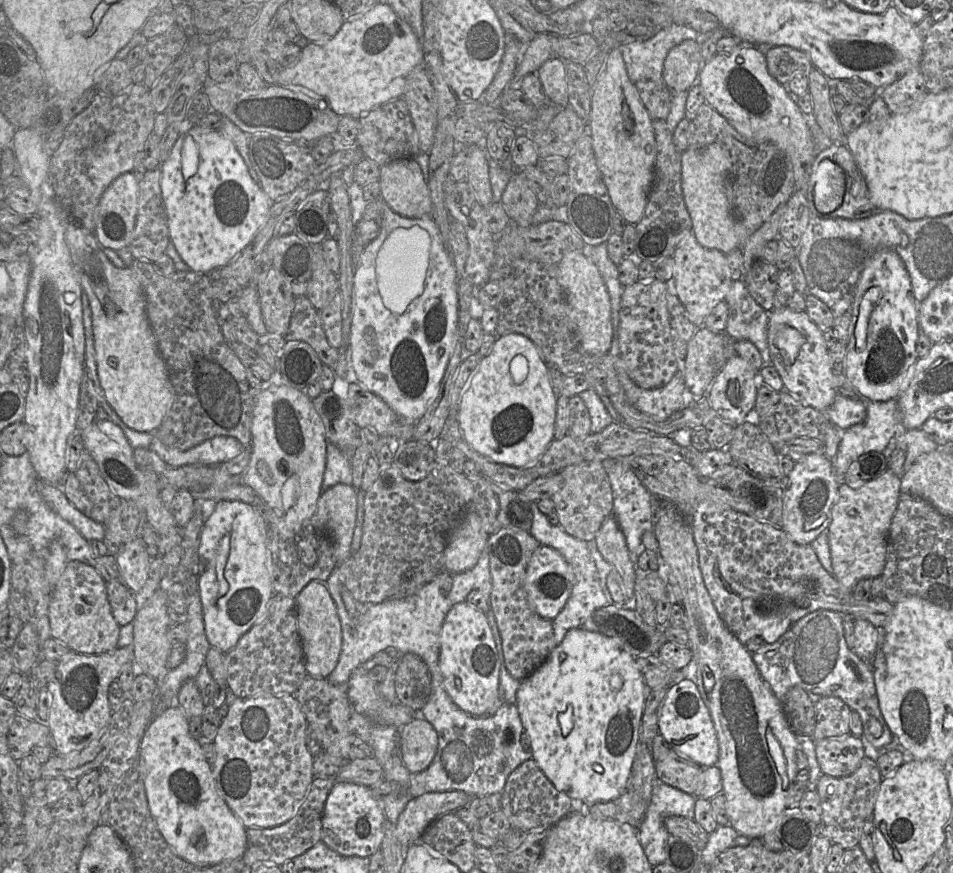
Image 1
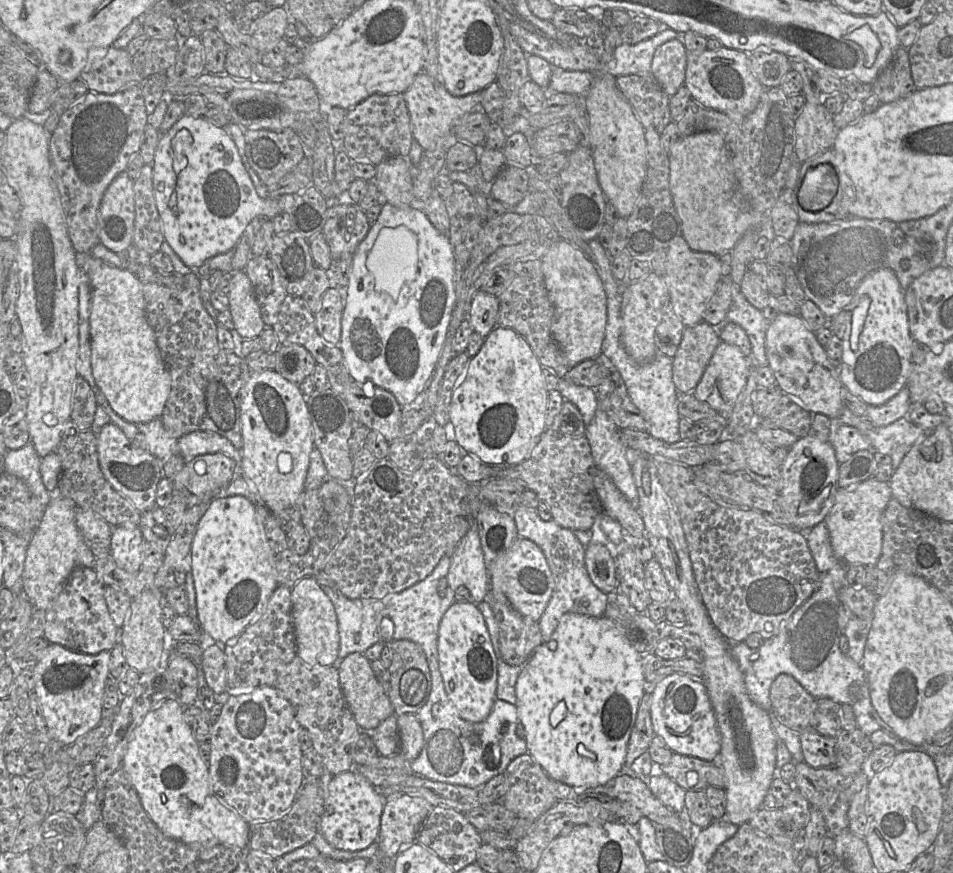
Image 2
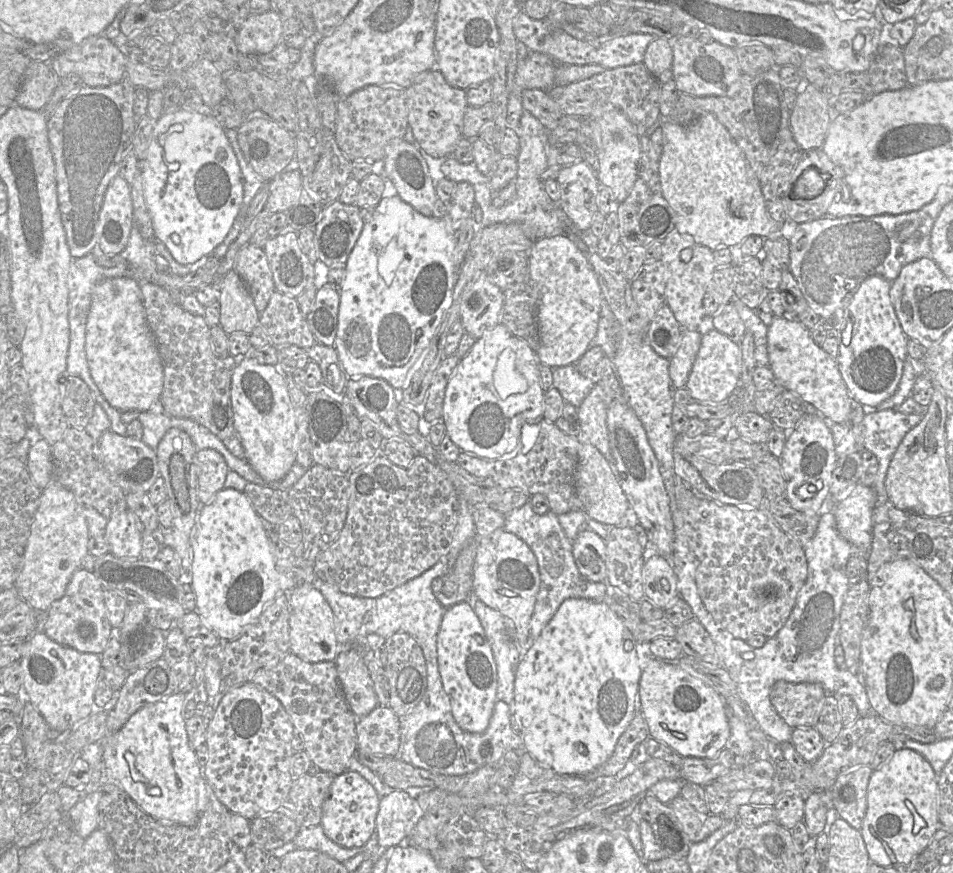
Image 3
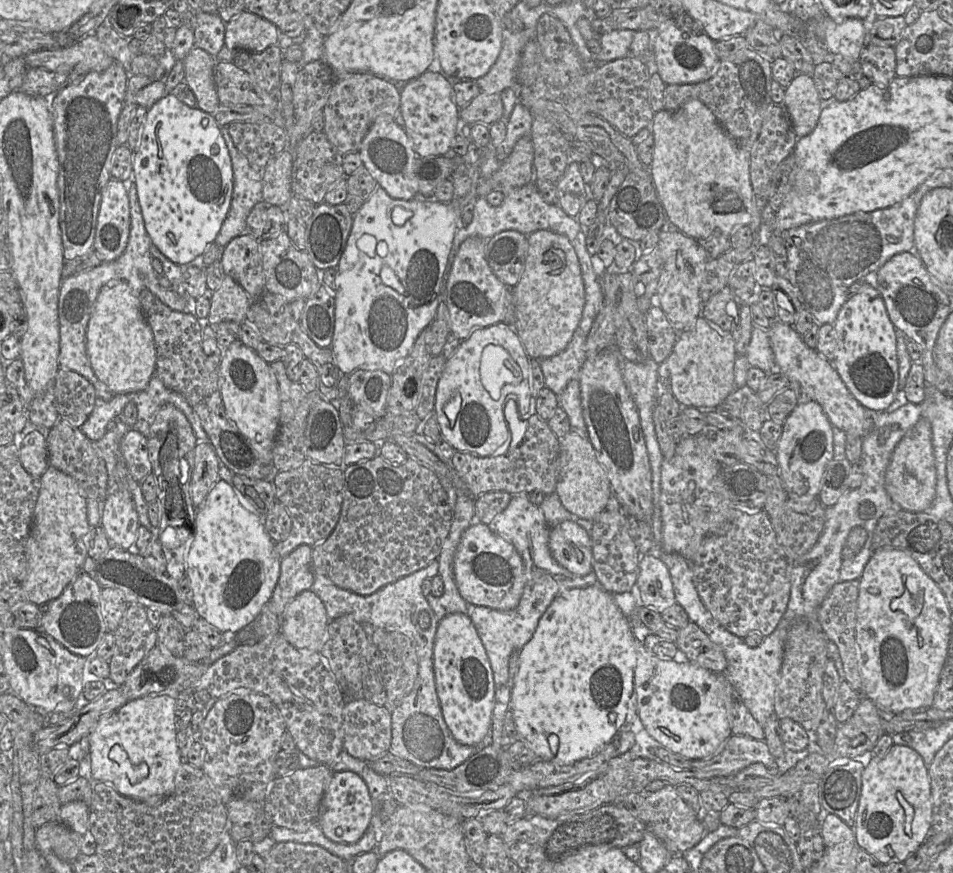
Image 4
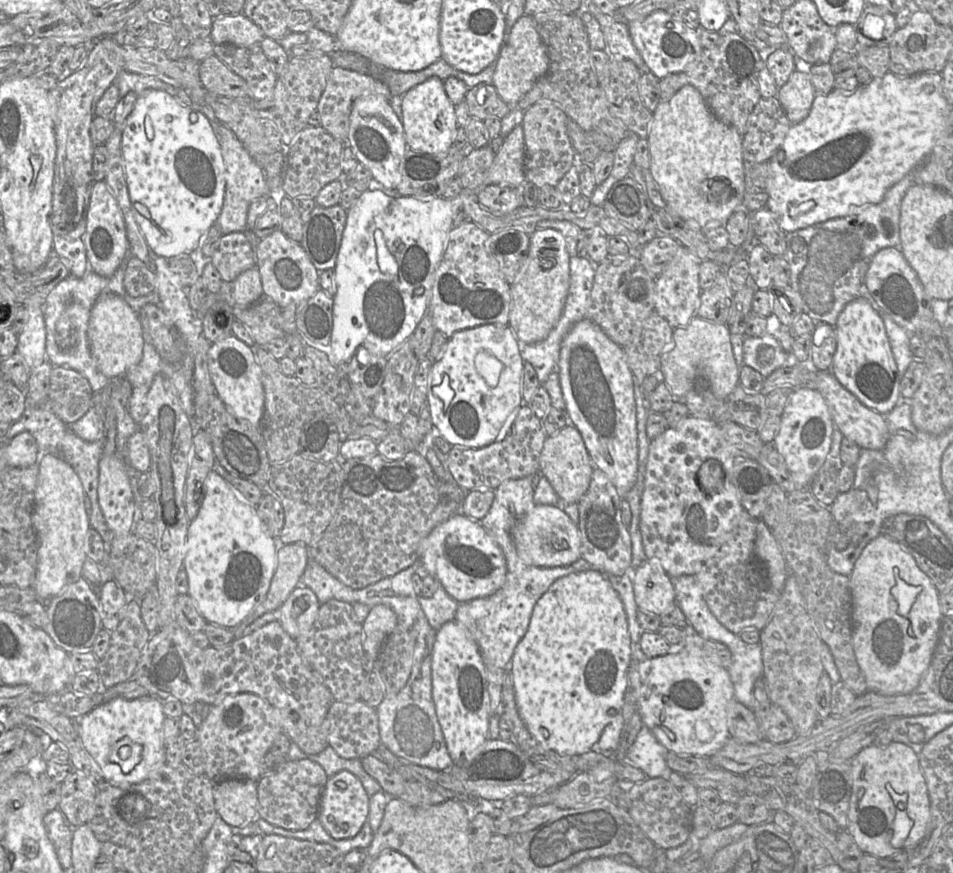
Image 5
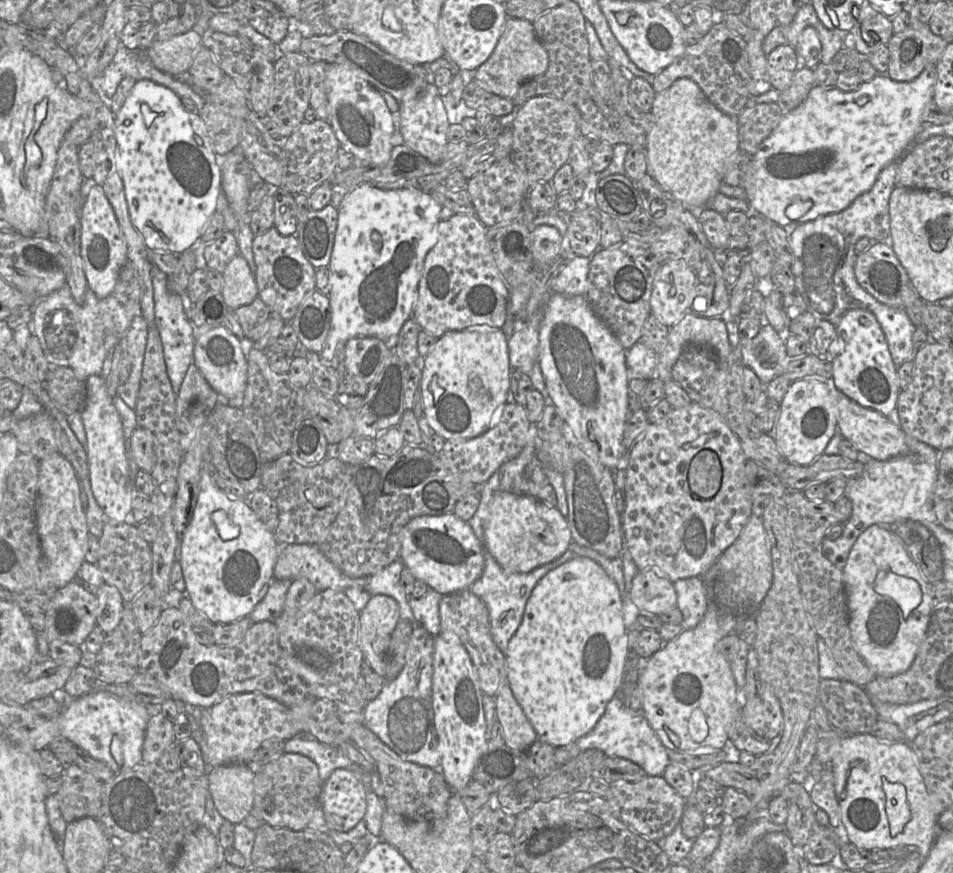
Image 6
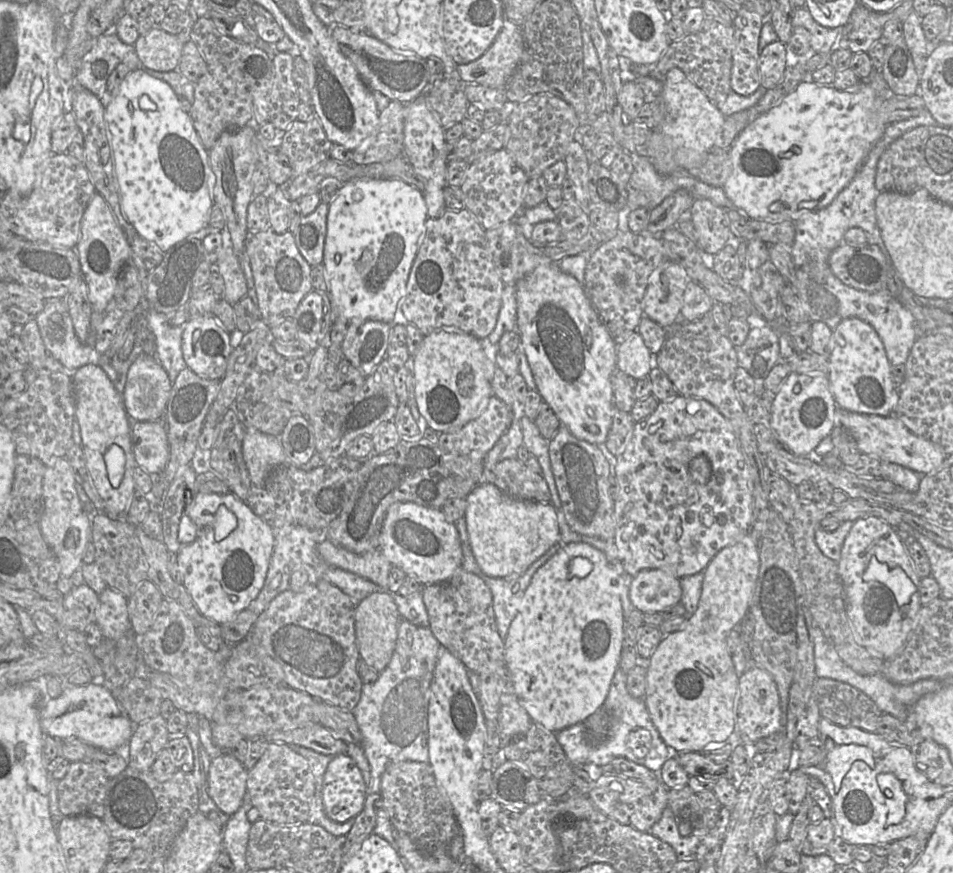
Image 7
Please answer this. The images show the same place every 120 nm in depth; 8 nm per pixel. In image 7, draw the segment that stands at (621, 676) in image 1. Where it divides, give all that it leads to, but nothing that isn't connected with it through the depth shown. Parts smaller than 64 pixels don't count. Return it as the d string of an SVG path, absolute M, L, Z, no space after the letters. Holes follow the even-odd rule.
M584 542L569 543L564 545L536 570L522 596L518 612L511 622L507 636L504 639L506 667L520 705L526 710L533 722L541 724L551 732L557 733L575 724L584 723L587 718L604 706L612 679L619 668L622 652L625 620L619 596L619 575L619 568L610 562L601 550Z

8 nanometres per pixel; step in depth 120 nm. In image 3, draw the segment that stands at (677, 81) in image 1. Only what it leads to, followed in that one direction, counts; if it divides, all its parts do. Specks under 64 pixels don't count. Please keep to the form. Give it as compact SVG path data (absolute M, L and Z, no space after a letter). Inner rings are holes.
M656 38L647 46L643 64L659 83L673 80L673 50L668 39Z

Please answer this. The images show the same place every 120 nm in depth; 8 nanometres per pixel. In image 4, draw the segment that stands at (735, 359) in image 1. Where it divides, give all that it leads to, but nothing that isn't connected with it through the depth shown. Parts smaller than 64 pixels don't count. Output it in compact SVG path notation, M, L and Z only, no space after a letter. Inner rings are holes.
M699 316L691 329L679 332L666 359L670 390L683 407L706 412L716 408L734 391L735 344L730 332Z

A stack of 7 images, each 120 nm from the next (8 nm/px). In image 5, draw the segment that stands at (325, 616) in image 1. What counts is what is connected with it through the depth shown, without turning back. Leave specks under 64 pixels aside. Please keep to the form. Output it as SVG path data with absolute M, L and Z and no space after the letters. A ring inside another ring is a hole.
M298 586L280 607L279 622L294 639L307 633L313 625L321 603L306 586Z

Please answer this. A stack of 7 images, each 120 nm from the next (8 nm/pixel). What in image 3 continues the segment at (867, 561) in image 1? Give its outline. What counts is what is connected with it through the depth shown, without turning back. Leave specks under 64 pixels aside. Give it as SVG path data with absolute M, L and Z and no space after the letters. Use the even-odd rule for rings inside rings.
M857 484L844 500L835 502L833 513L840 535L860 549L869 550L872 543L873 513L876 506L876 494L872 486Z

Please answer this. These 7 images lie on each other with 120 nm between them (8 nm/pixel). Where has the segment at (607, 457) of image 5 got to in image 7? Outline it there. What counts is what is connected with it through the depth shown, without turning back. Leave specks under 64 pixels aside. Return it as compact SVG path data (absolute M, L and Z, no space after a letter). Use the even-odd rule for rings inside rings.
M550 263L536 267L531 273L519 280L515 284L515 294L517 301L516 329L520 334L521 347L532 371L537 386L537 391L543 398L543 401L554 411L561 424L567 427L567 429L575 437L592 444L603 445L611 427L612 415L615 409L613 404L613 390L610 378L613 372L617 369L617 344L612 339L607 328L602 323L596 310L592 306L586 294L584 285L573 276L563 272L559 268L558 263Z

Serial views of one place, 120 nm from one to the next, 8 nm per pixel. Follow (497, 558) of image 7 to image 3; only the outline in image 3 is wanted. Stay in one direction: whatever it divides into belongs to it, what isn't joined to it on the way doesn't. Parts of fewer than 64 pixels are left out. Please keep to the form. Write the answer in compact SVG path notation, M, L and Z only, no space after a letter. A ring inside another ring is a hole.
M585 528L572 541L572 551L576 566L584 579L591 582L606 580L604 539Z

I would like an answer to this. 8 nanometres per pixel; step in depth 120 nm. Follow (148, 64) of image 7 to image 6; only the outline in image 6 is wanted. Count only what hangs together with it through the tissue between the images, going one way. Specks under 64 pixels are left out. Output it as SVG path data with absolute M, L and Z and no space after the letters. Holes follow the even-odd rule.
M189 30L164 41L155 40L148 49L141 51L157 70L177 77L187 75L201 45L201 35Z

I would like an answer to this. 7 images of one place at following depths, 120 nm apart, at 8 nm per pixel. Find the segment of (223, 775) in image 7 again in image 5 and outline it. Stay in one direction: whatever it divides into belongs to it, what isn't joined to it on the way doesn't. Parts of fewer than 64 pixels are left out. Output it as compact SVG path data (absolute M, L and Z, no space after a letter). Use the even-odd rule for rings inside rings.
M226 779L214 785L217 813L231 827L245 827L258 817L257 781Z

